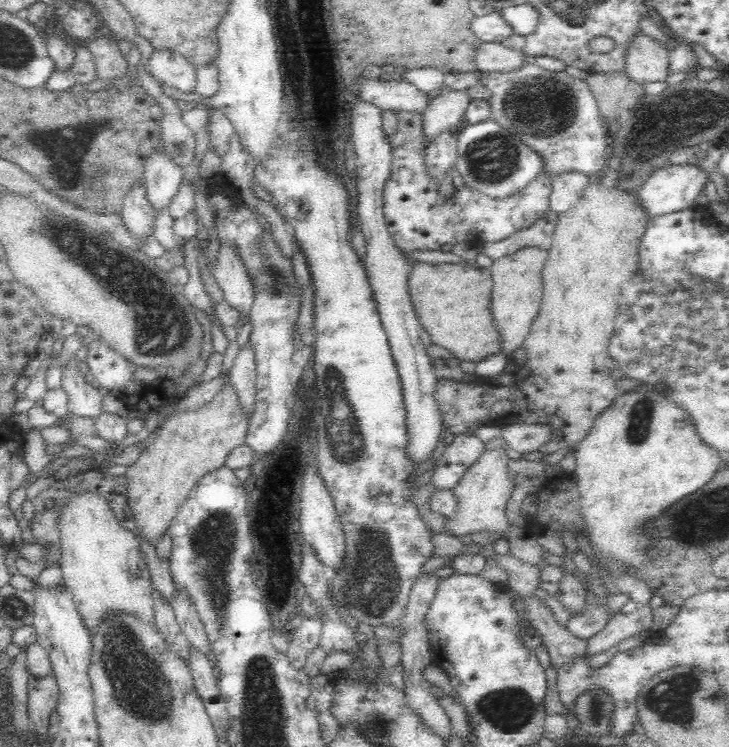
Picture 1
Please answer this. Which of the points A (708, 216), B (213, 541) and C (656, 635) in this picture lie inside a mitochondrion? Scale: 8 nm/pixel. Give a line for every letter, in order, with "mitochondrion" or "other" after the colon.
A: other
B: mitochondrion
C: other

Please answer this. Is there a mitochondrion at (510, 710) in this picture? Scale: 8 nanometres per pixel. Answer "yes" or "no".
yes

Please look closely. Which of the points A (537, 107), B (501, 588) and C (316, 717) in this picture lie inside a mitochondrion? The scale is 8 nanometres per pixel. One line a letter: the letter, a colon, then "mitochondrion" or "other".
A: mitochondrion
B: other
C: other

